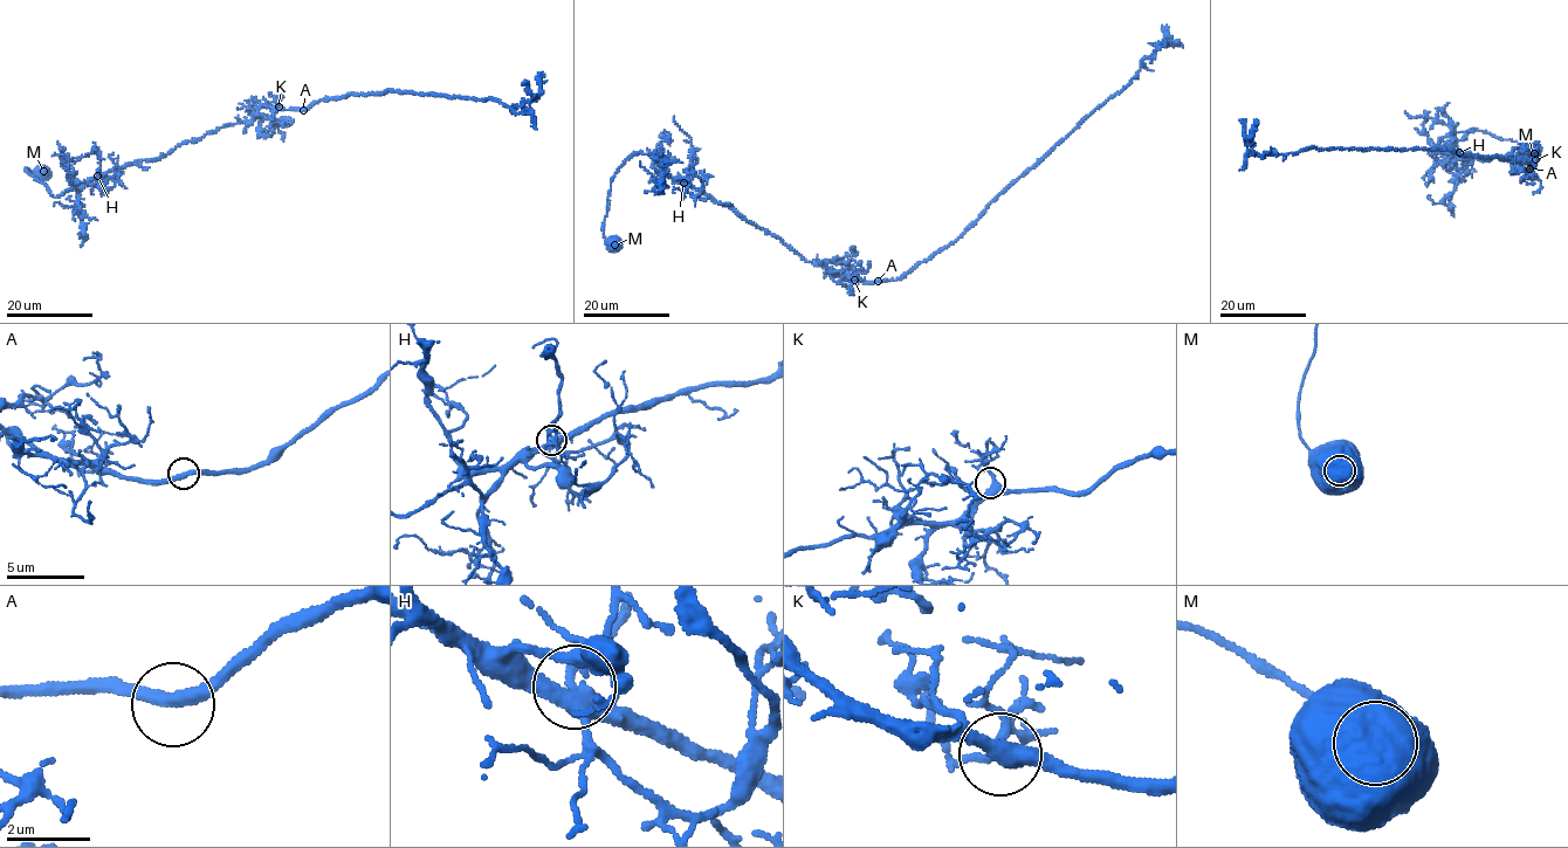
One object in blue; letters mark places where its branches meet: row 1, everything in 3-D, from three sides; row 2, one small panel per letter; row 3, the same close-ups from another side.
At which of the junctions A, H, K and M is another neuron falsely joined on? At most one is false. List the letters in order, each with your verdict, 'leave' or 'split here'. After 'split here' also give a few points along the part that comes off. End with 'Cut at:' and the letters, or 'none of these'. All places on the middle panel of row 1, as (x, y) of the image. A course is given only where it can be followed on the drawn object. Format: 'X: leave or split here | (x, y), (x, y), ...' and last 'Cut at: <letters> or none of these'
A: leave
H: leave
K: leave
M: leave
Cut at: none of these

